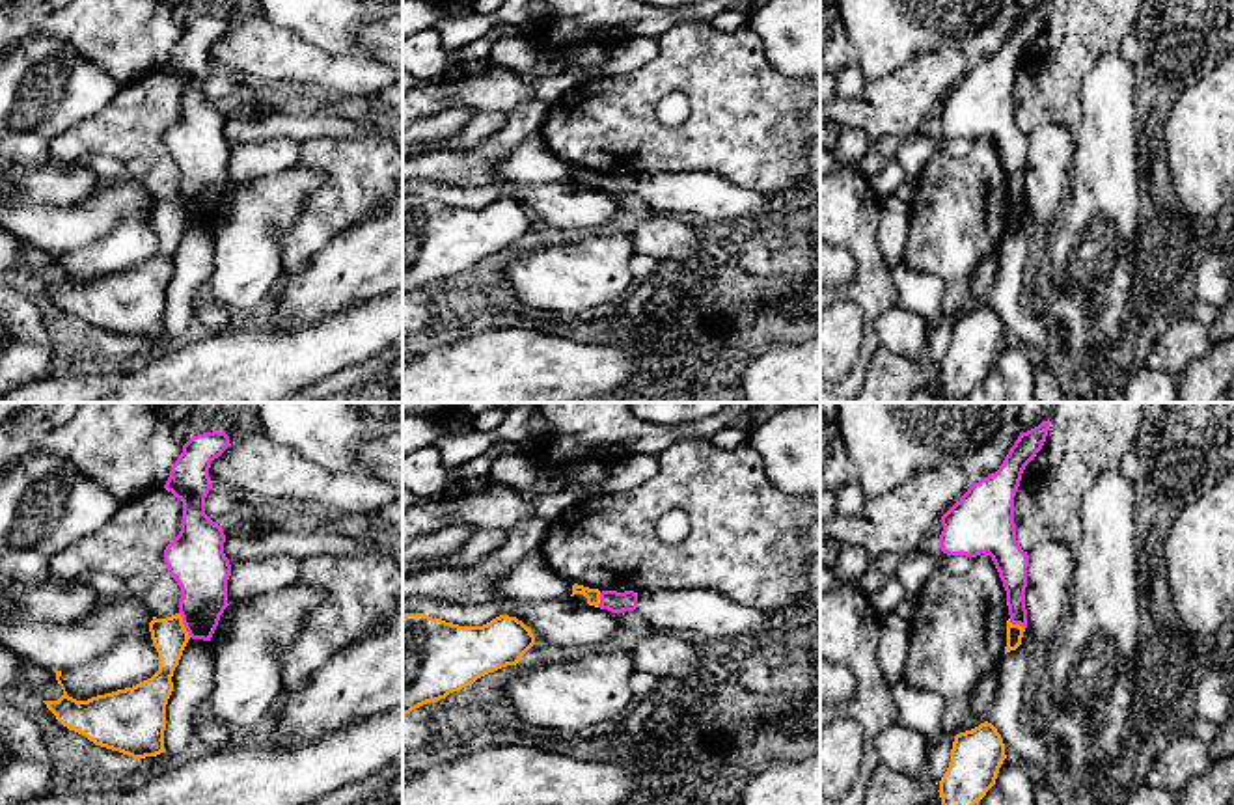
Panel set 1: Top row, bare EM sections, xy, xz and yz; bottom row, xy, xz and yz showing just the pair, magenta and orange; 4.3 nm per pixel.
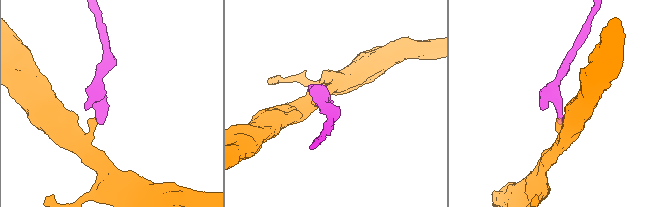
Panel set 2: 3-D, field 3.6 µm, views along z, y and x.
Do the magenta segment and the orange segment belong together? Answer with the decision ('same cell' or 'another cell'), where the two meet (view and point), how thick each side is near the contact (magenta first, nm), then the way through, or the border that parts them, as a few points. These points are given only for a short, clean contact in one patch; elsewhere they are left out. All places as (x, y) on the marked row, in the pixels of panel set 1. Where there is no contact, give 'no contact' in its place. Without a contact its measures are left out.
another cell; contact xy (183, 623); calibres 240 and 150 nm; border xy (179, 612), (181, 623), (191, 636)

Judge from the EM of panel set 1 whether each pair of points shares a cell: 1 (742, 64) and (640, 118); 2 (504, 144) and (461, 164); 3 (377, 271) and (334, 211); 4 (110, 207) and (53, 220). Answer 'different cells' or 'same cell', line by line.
1: same cell
2: same cell
3: different cells
4: same cell

